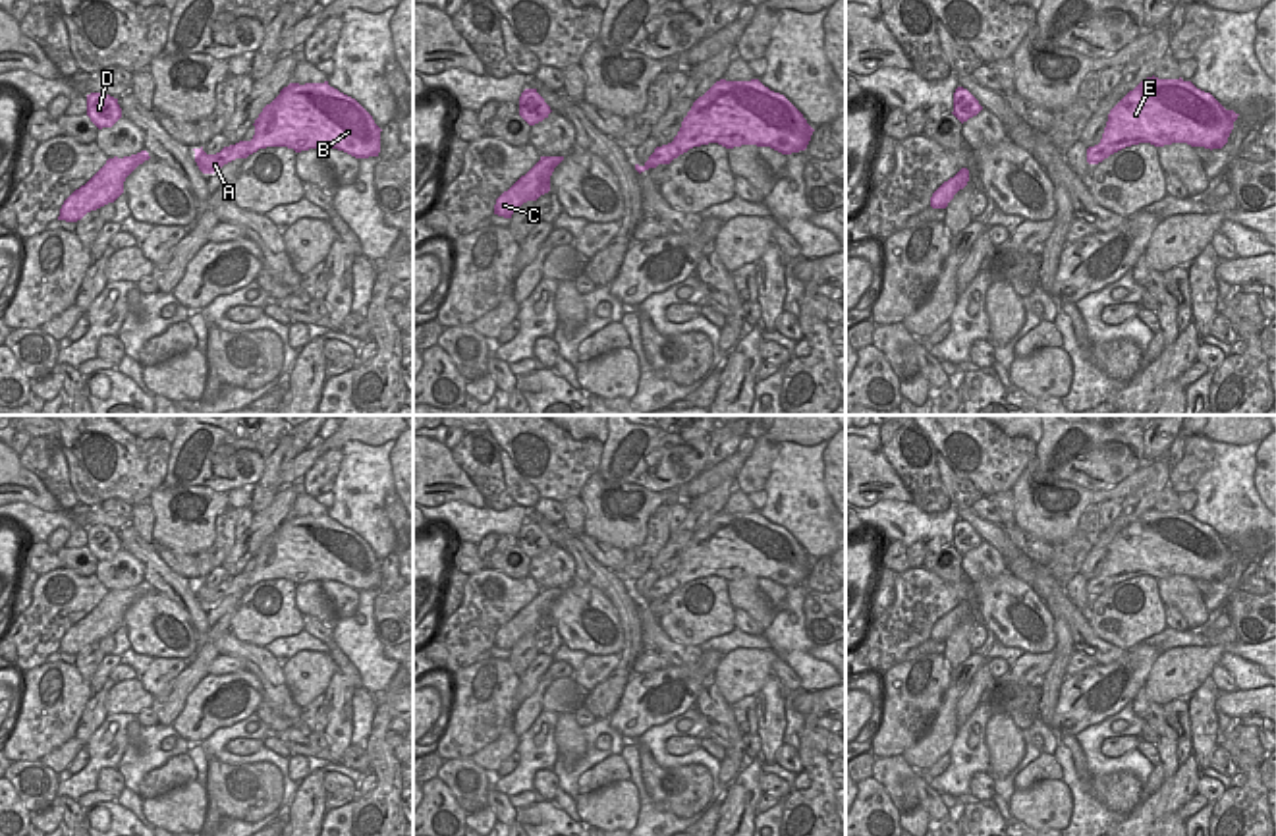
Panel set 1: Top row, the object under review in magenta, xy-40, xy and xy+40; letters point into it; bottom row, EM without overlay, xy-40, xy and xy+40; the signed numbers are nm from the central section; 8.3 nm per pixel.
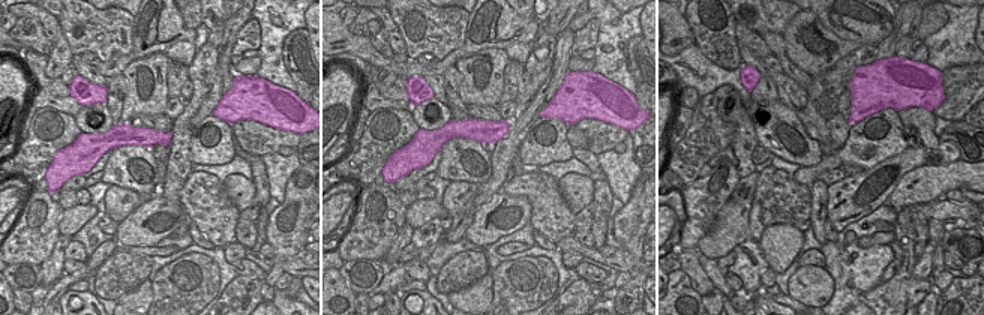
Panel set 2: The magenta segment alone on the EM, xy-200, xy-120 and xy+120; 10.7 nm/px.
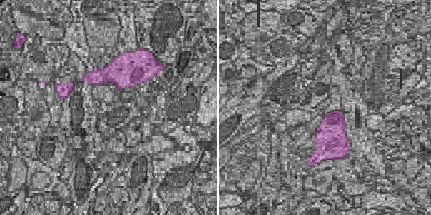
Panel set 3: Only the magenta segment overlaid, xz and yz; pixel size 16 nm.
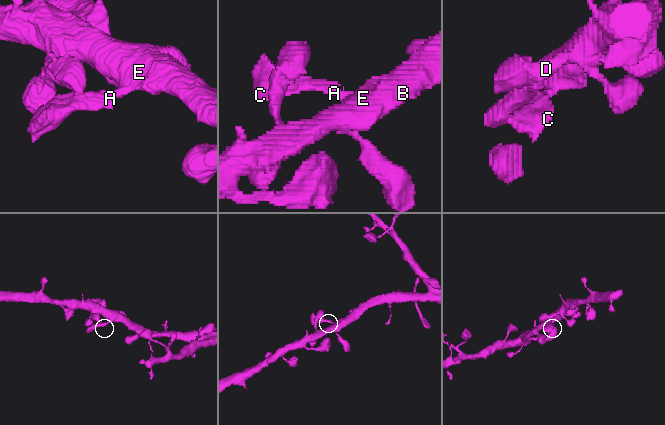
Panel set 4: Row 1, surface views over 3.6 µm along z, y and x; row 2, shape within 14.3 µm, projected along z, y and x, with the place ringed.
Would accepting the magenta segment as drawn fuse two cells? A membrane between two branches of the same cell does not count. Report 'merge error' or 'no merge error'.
no merge error

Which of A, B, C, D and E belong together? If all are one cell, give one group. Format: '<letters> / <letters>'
A B C D E

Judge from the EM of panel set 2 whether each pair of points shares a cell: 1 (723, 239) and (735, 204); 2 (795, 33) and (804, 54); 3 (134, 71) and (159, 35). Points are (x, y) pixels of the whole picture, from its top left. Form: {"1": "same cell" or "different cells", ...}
{"1": "same cell", "2": "same cell", "3": "different cells"}

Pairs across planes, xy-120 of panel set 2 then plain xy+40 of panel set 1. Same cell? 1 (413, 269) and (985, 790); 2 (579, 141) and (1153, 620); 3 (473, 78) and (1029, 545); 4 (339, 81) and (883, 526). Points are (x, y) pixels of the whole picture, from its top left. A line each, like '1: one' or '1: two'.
1: one
2: two
3: two
4: two

